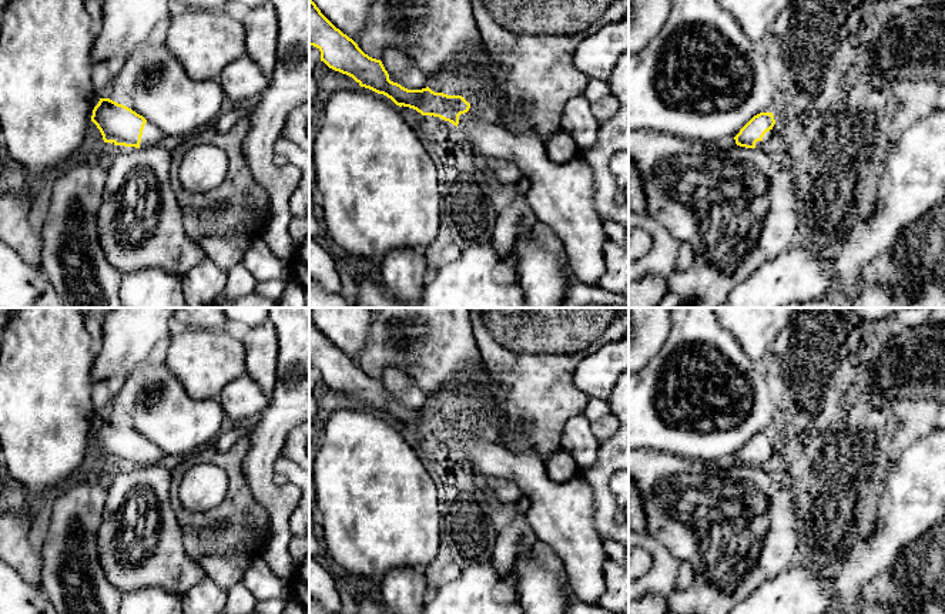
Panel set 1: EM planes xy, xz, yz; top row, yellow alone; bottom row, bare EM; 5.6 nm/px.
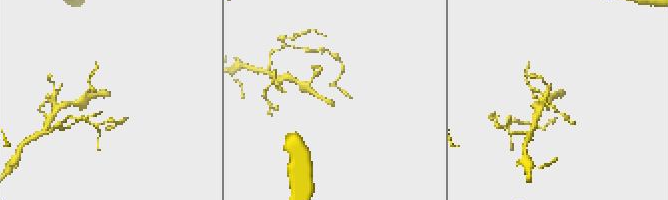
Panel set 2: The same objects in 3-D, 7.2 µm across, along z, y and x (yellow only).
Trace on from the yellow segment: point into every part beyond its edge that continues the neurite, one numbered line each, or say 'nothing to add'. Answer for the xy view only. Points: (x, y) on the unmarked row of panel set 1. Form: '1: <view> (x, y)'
1: xy (151, 455)

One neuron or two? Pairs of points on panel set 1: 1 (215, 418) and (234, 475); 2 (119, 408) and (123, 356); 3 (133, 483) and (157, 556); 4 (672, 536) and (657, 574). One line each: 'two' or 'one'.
1: two
2: two
3: one
4: two

